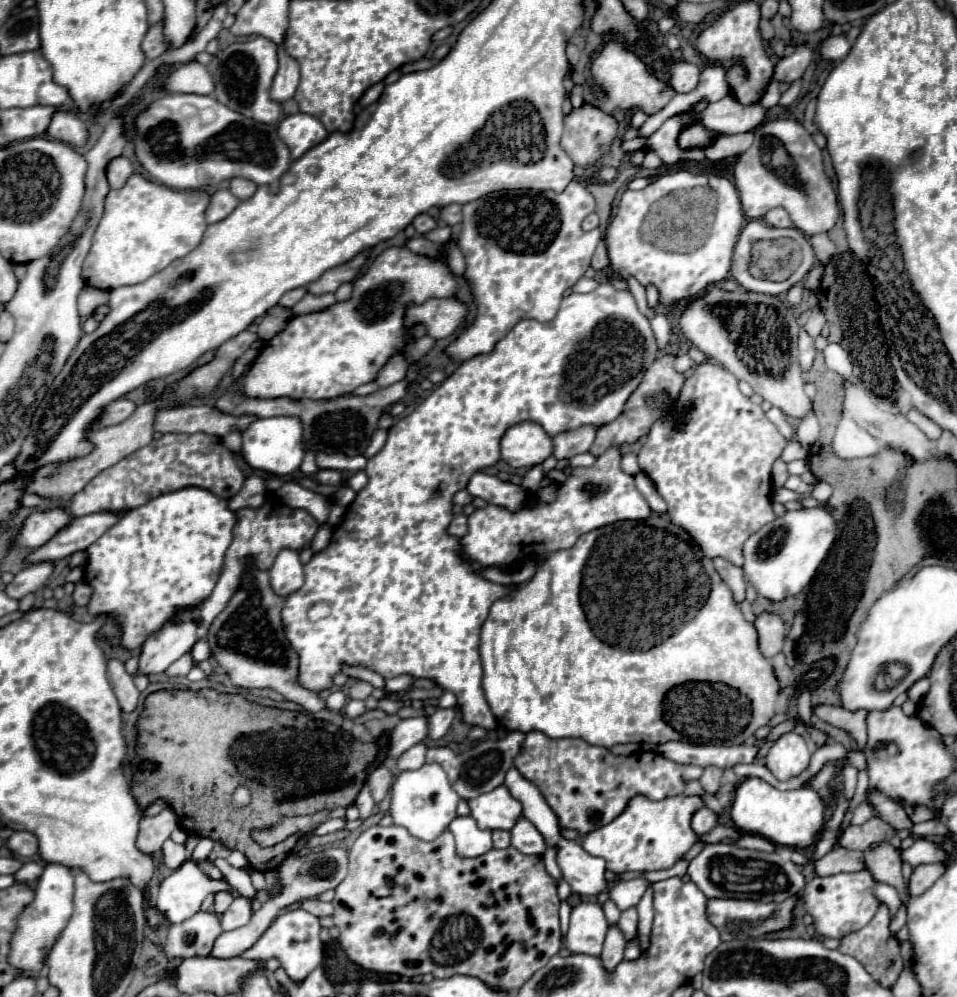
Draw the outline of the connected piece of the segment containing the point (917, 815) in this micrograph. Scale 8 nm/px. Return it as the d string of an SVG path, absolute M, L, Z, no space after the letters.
M916 805L914 807L914 813L910 815L910 819L914 823L922 823L922 821L930 821L930 819L936 819L936 807L926 807L926 805Z

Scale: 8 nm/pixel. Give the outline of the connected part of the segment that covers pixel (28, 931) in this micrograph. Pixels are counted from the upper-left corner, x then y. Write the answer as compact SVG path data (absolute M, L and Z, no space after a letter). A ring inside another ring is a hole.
M58 863L46 865L42 877L38 879L34 901L20 913L14 935L10 939L8 963L10 967L20 971L20 977L36 979L40 975L52 945L58 941L60 933L68 925L68 919L72 915L72 895L74 895L74 871Z

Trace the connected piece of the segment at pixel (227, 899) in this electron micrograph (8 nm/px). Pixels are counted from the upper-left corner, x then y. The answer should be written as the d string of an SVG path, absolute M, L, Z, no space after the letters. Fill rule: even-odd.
M220 891L220 893L216 893L216 899L214 899L214 911L218 913L218 915L222 915L228 907L230 907L230 903L232 903L232 893L230 891Z

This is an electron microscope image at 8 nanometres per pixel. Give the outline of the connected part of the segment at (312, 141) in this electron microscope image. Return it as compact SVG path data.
M296 113L286 117L278 125L278 137L284 141L284 145L288 145L290 157L294 161L314 145L324 141L328 137L328 131L324 129L324 125L320 125L316 117L306 113Z

